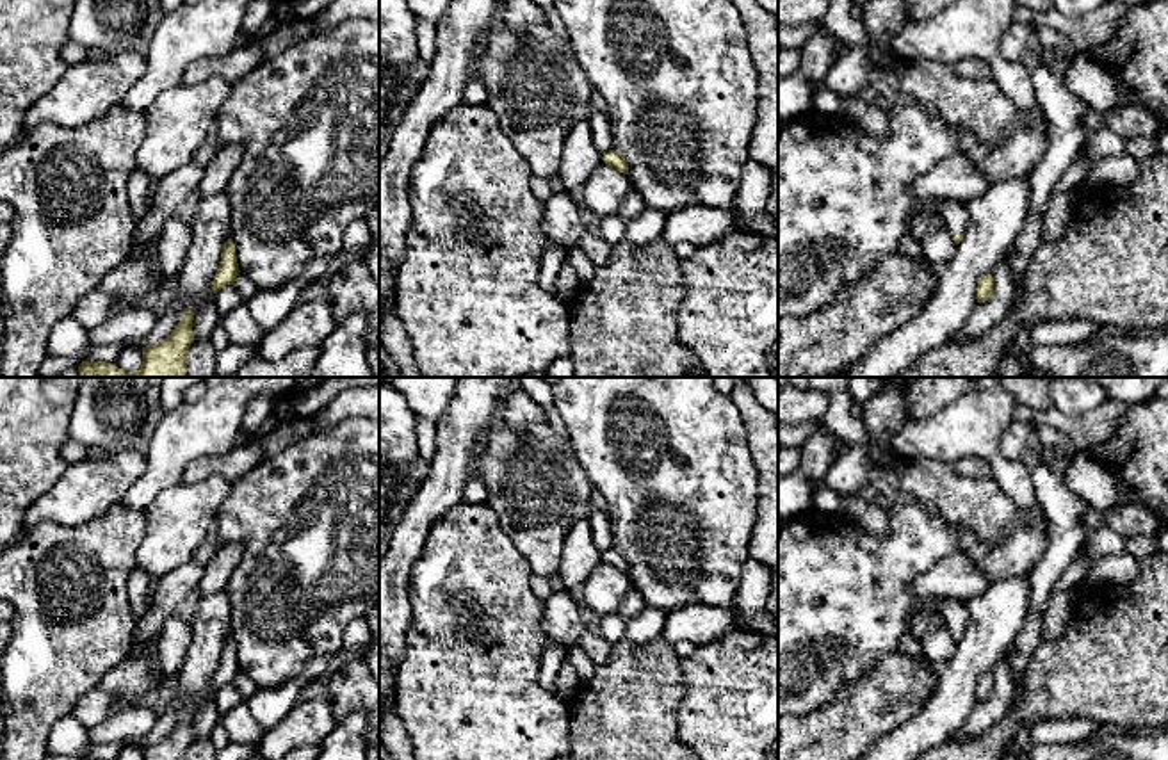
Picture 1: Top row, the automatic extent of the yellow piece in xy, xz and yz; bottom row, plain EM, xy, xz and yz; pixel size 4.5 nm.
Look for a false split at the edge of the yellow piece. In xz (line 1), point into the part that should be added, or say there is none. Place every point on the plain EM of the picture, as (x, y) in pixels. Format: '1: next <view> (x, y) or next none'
1: next none

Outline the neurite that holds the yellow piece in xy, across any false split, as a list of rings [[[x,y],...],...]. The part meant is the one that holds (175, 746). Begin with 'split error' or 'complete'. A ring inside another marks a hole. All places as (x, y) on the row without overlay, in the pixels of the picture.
complete; [[[182,712],[180,721],[166,739],[142,746],[142,760],[185,760],[187,749],[194,740],[192,719],[194,712]]]

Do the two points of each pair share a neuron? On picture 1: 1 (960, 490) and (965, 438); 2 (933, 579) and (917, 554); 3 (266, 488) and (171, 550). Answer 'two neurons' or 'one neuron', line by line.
1: two neurons
2: two neurons
3: two neurons

